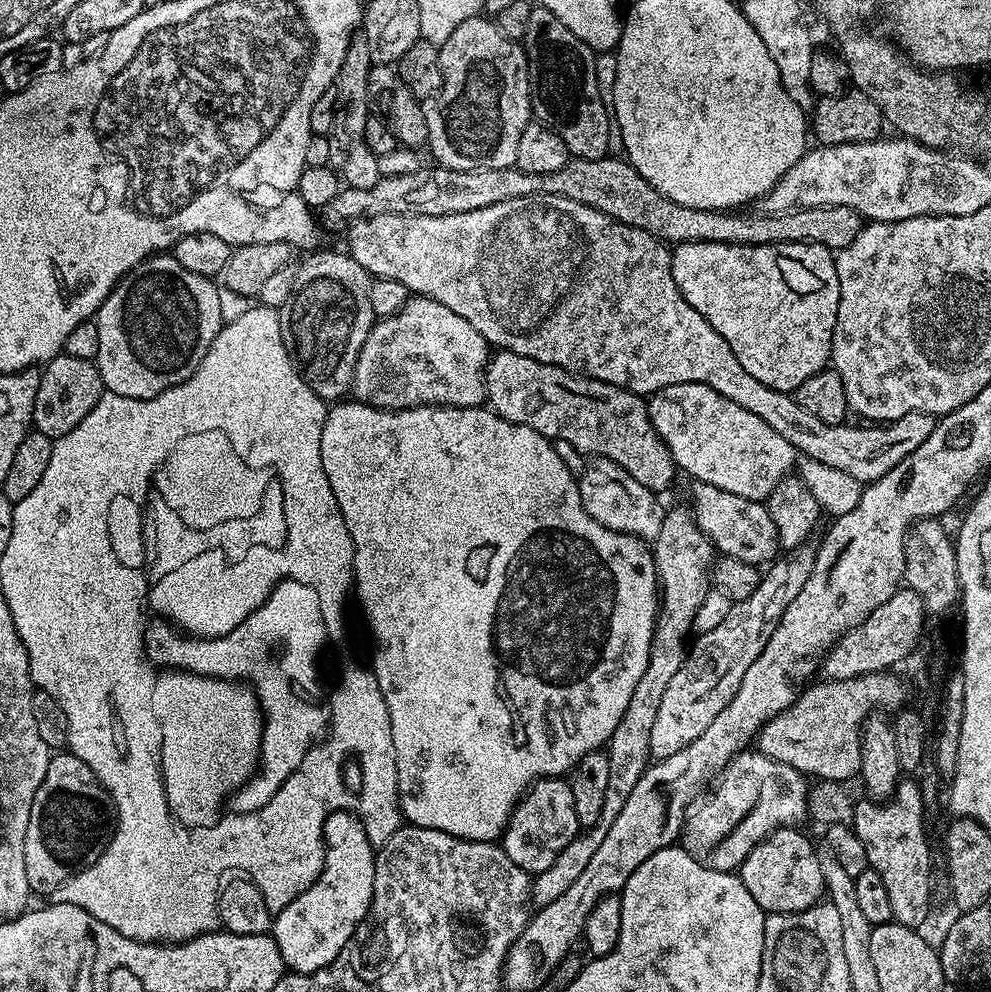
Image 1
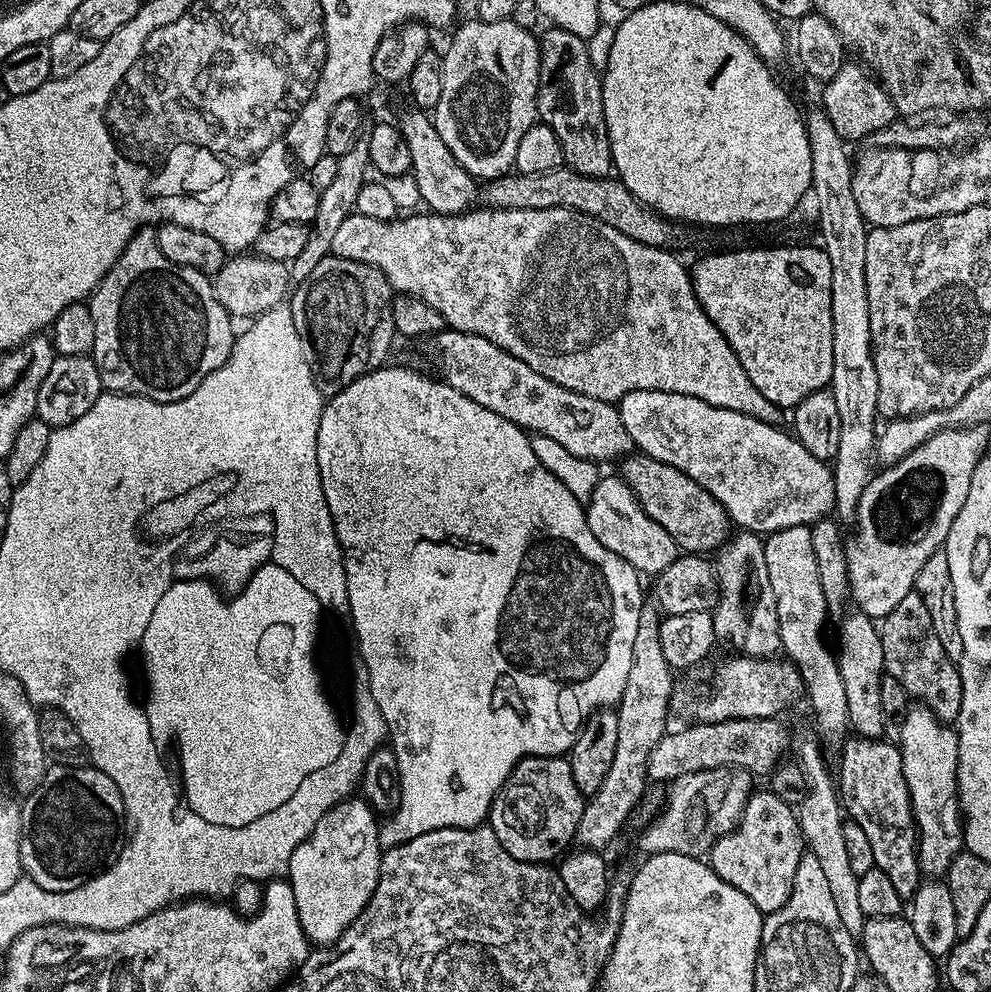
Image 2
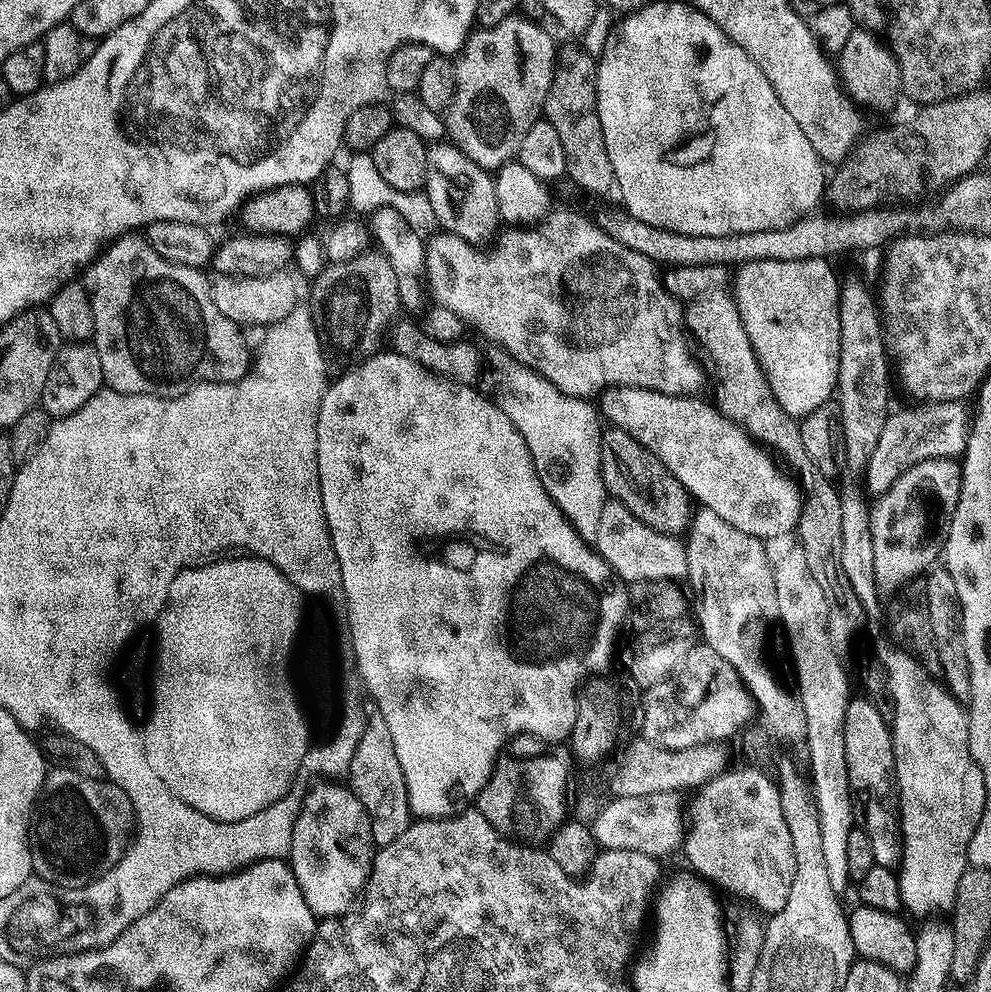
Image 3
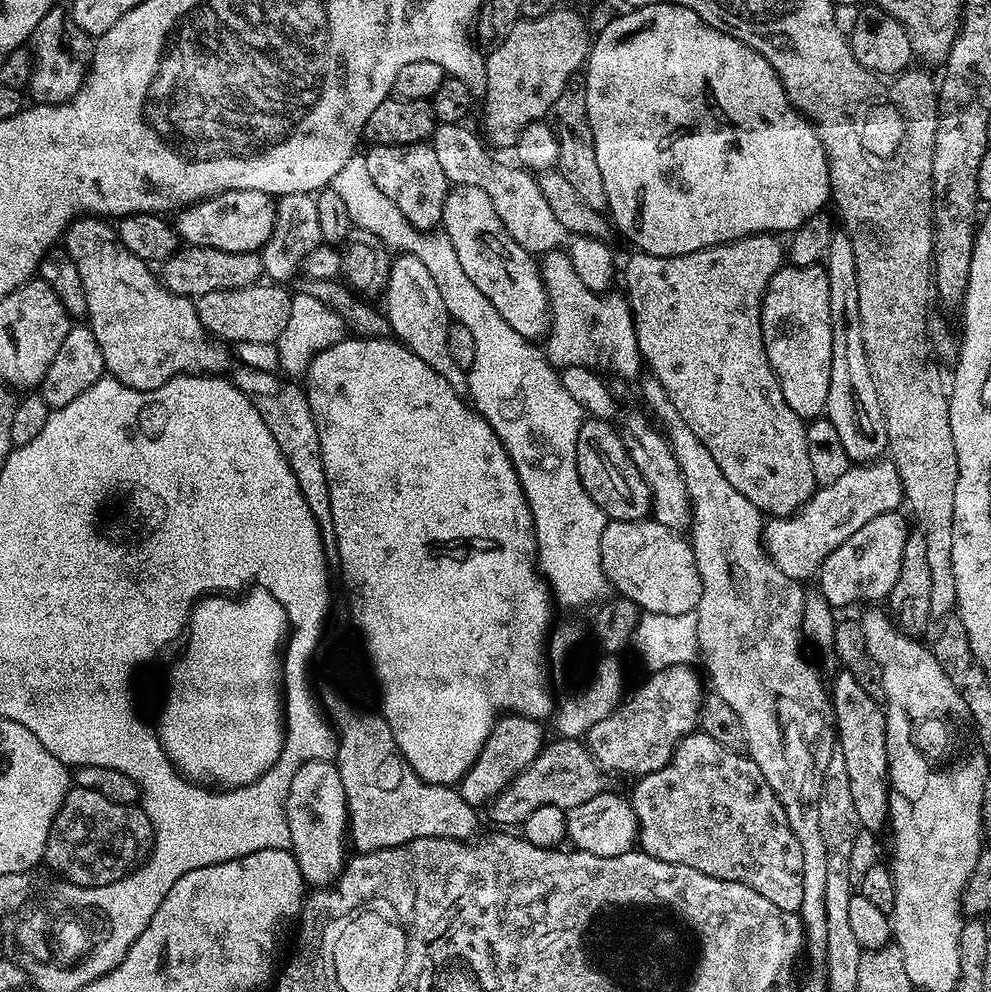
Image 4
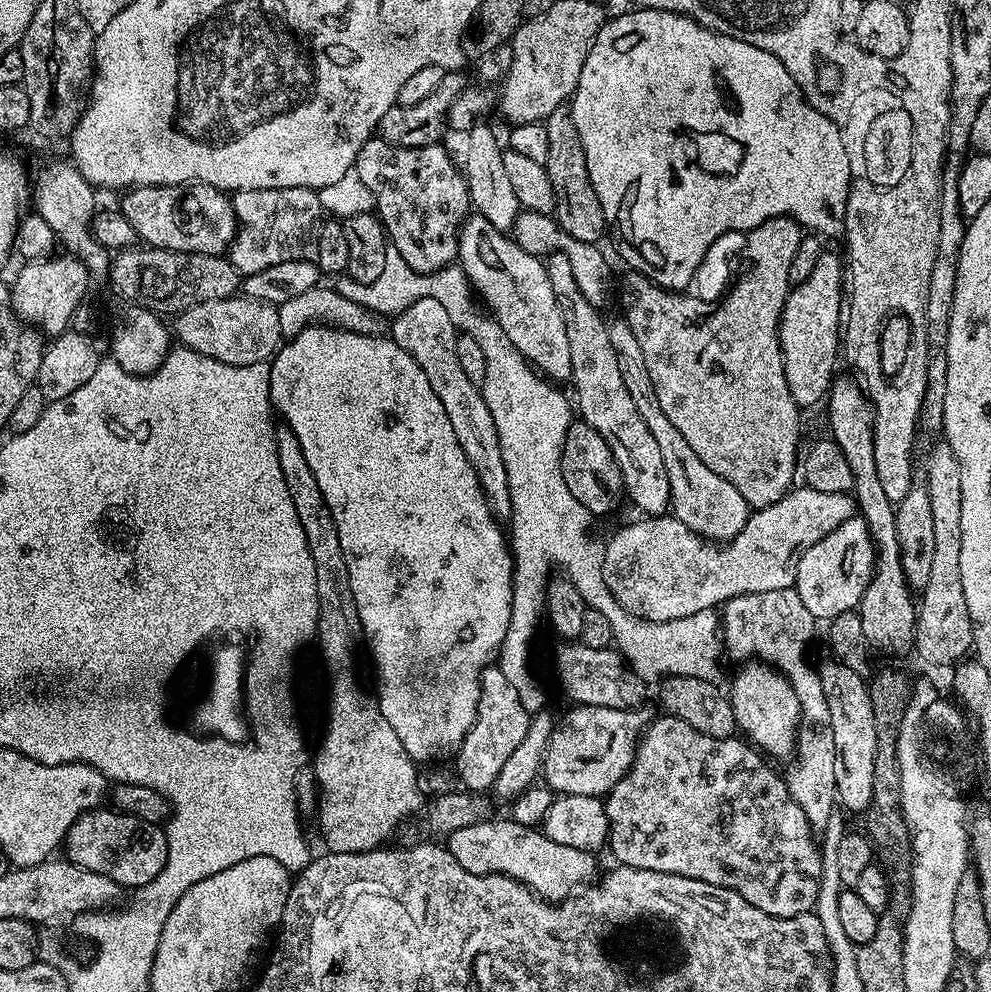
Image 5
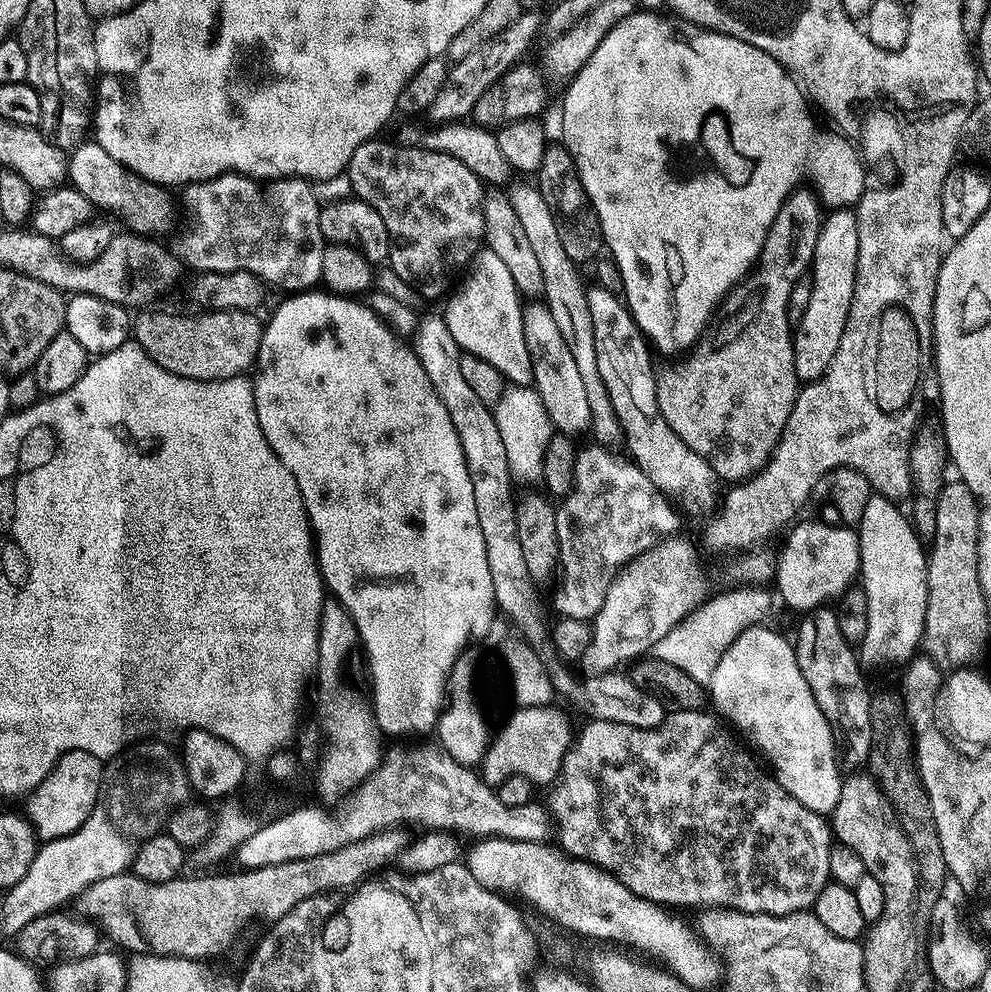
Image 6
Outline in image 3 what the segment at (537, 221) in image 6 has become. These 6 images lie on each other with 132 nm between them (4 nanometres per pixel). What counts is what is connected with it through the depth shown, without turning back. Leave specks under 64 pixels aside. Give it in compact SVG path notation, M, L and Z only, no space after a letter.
M701 506L691 513L687 536L684 544L688 567L686 580L692 583L694 591L700 592L700 609L695 619L703 643L708 644L718 658L734 666L752 696L753 705L758 707L758 716L764 719L763 727L771 735L773 732L790 740L799 737L806 726L806 718L800 697L789 677L788 680L784 677L780 660L776 657L780 611L778 590L765 541L736 530L712 510Z

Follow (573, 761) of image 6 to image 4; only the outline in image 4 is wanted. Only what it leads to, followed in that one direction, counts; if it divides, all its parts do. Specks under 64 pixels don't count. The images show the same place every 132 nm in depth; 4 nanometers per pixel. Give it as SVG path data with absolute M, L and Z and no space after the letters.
M697 730L676 747L670 762L662 766L662 770L639 777L633 784L636 785L630 799L636 815L639 851L662 862L678 862L678 866L702 870L702 874L710 874L710 878L750 886L750 890L762 894L762 898L770 898L770 902L783 912L799 913L802 906L802 850L790 822L786 822L782 802L778 802L774 790L770 790L770 782L762 778L762 770L758 770L751 756L718 746L714 738Z

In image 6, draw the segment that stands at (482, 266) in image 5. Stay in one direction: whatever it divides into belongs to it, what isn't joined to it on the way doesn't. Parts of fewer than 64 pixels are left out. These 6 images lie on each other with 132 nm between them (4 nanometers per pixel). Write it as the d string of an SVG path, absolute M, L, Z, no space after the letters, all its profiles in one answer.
M528 302L523 309L524 337L532 359L532 384L542 398L542 406L546 406L553 429L566 436L579 437L579 432L587 433L591 429L592 419L590 401L586 398L577 363L547 305L544 302Z

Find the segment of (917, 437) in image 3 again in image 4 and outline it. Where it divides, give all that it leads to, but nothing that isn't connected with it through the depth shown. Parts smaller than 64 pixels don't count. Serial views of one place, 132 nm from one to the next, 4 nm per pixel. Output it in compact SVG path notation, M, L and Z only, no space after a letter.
M881 458L863 466L850 466L842 478L833 484L817 487L815 495L791 516L777 516L764 525L765 549L772 561L791 580L808 582L819 573L826 557L850 534L858 534L870 518L878 514L897 511L904 500L904 487L900 481L900 471L891 459Z

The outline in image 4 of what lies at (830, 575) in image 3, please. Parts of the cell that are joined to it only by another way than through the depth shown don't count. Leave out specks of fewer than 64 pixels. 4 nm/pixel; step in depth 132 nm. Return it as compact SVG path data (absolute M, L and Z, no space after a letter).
M760 232L757 236L744 236L741 240L729 240L726 244L713 244L710 248L703 248L681 256L655 256L636 250L631 253L633 256L624 264L625 289L623 288L628 297L628 304L632 308L632 321L636 327L640 355L646 363L647 371L649 368L652 371L649 373L658 382L662 382L670 402L674 402L674 410L678 410L682 422L686 422L686 426L690 430L694 430L694 434L700 439L702 446L706 446L706 450L710 450L714 462L718 462L718 470L722 470L722 474L726 476L726 482L730 482L730 486L734 486L734 490L738 490L738 494L742 494L750 502L754 502L754 506L760 513L767 514L772 518L791 516L792 513L797 512L802 505L812 499L818 487L814 478L814 466L810 466L810 454L806 450L805 421L798 414L794 414L794 410L790 410L786 398L782 398L782 386L766 358L766 346L762 338L760 311L766 294L766 286L772 275L782 267L786 260L786 248L782 240L780 244L780 240L779 235Z

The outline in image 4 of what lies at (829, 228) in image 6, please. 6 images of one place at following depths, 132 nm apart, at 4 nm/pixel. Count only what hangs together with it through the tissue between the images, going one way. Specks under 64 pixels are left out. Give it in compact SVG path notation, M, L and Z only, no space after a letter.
M815 264L814 266L806 266L805 268L794 268L791 266L782 266L779 268L772 275L770 282L766 286L766 294L764 295L762 310L760 311L760 321L762 322L762 338L766 346L766 358L774 370L774 374L780 380L782 398L786 398L790 410L794 410L794 414L798 414L801 418L819 417L826 409L826 398L830 394L830 346L832 345L832 335L830 334L830 282L828 281L827 267Z

